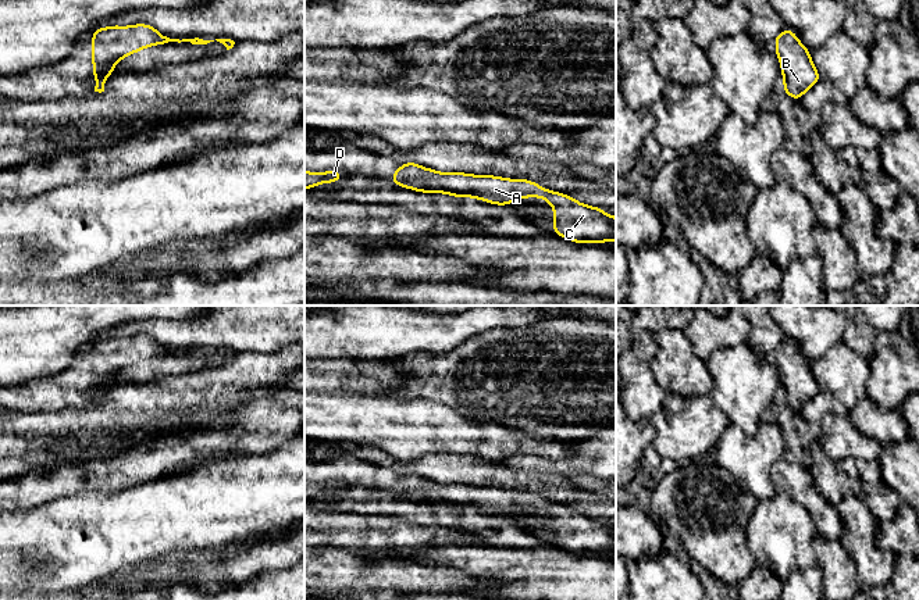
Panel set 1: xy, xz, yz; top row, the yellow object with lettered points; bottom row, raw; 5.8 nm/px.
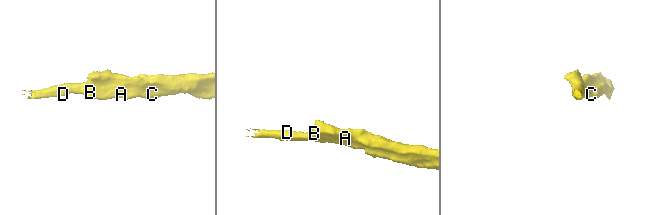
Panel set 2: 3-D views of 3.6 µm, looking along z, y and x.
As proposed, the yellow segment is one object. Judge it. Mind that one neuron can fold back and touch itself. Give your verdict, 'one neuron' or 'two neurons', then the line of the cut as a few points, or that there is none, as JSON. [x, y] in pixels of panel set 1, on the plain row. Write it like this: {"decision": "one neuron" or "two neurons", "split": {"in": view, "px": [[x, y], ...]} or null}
{"decision": "one neuron", "split": null}

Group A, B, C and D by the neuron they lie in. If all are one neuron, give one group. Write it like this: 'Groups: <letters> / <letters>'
Groups: A B C D

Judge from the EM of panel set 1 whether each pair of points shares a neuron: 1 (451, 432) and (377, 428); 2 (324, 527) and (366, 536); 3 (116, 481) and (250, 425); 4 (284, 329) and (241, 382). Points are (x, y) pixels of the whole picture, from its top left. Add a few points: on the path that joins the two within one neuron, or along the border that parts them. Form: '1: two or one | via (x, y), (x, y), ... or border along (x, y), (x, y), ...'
1: one | via (433, 428), (395, 428)
2: one | via (334, 529), (356, 532)
3: one | via (149, 461), (217, 440)
4: two | border along (289, 345), (269, 353), (235, 353)

